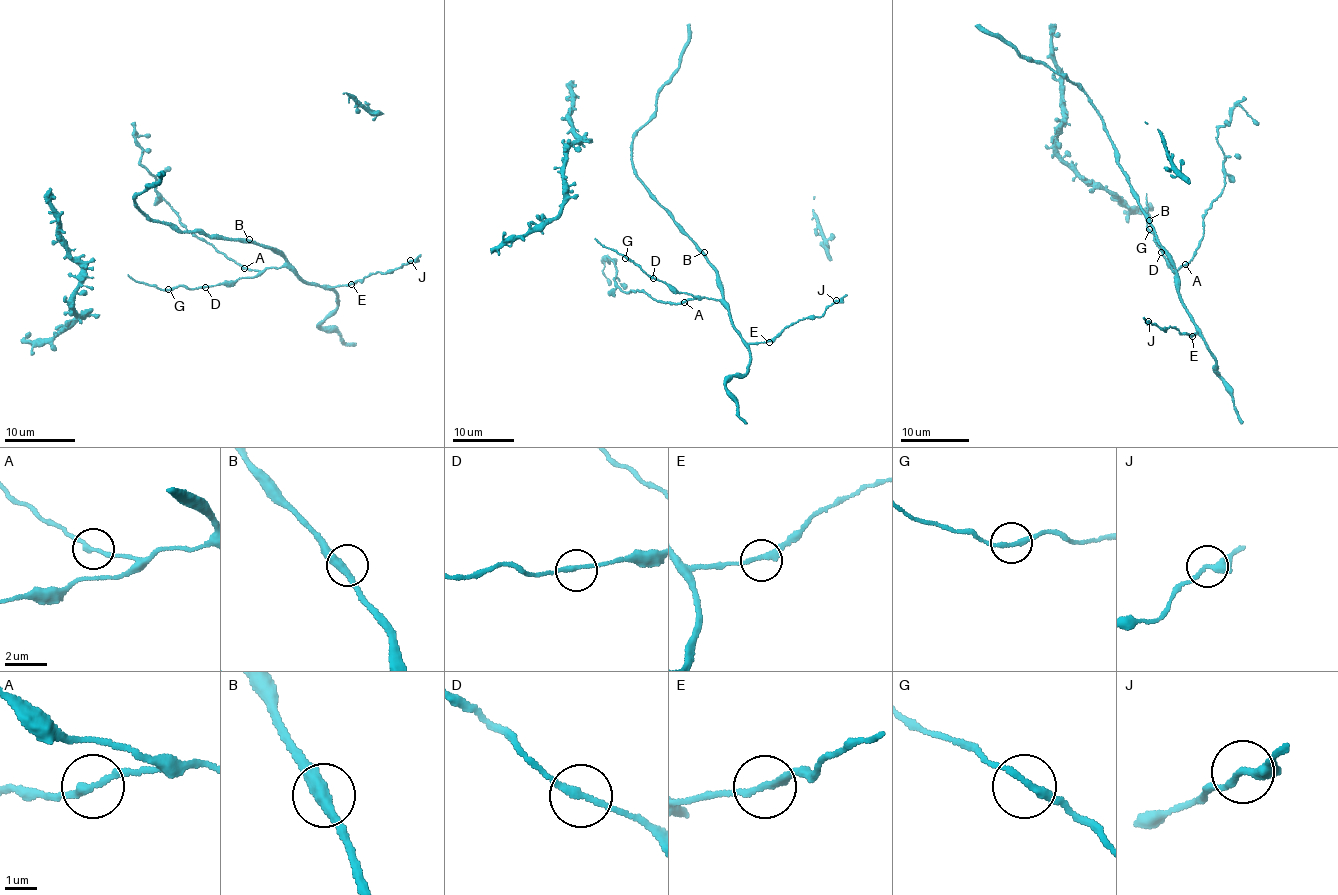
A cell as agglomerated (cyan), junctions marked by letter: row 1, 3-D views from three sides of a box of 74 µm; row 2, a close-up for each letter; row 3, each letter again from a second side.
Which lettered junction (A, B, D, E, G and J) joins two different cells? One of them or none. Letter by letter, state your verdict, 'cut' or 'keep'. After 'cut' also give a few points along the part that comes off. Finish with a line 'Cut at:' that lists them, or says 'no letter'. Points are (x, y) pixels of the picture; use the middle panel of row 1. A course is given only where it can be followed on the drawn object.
A: keep
B: keep
D: keep
E: keep
G: keep
J: keep
Cut at: no letter

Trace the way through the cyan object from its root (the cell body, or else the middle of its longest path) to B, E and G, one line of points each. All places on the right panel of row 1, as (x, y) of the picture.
B: (1175, 270), (1175, 276), (1175, 268), (1149, 220)
E: (1175, 270), (1180, 297), (1197, 330), (1192, 336)
G: (1175, 270), (1171, 271), (1173, 264), (1163, 255), (1149, 229)

